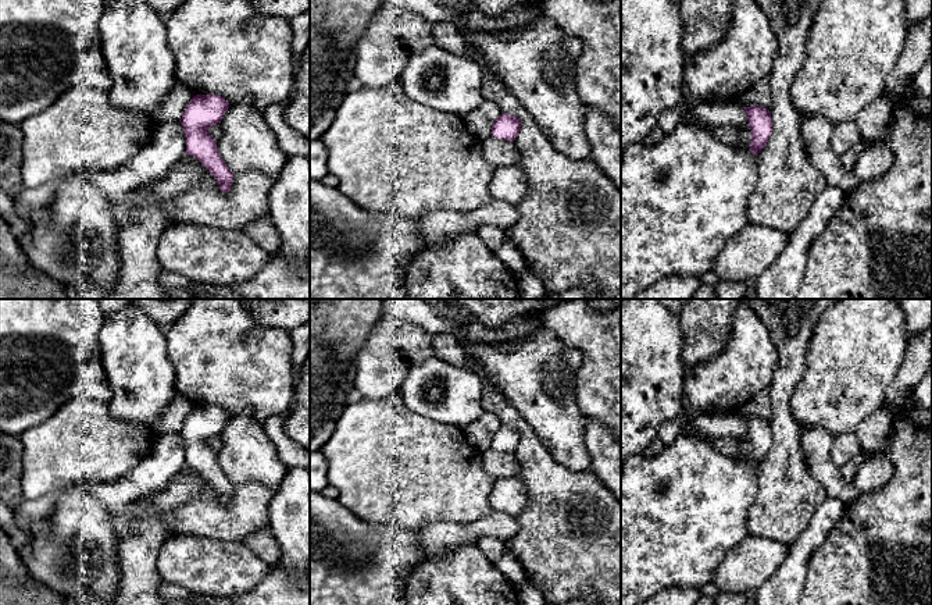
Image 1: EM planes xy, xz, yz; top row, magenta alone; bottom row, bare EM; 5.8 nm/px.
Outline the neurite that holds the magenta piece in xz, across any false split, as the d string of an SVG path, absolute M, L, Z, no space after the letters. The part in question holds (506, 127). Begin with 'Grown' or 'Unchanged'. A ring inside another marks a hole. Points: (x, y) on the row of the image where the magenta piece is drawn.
Unchanged. M501 114L492 125L492 136L514 142L521 131L521 121L518 117Z

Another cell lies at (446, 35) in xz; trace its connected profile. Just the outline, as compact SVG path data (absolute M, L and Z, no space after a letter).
M438 22L432 25L435 45L456 54L467 54L468 43L463 32L451 22Z

